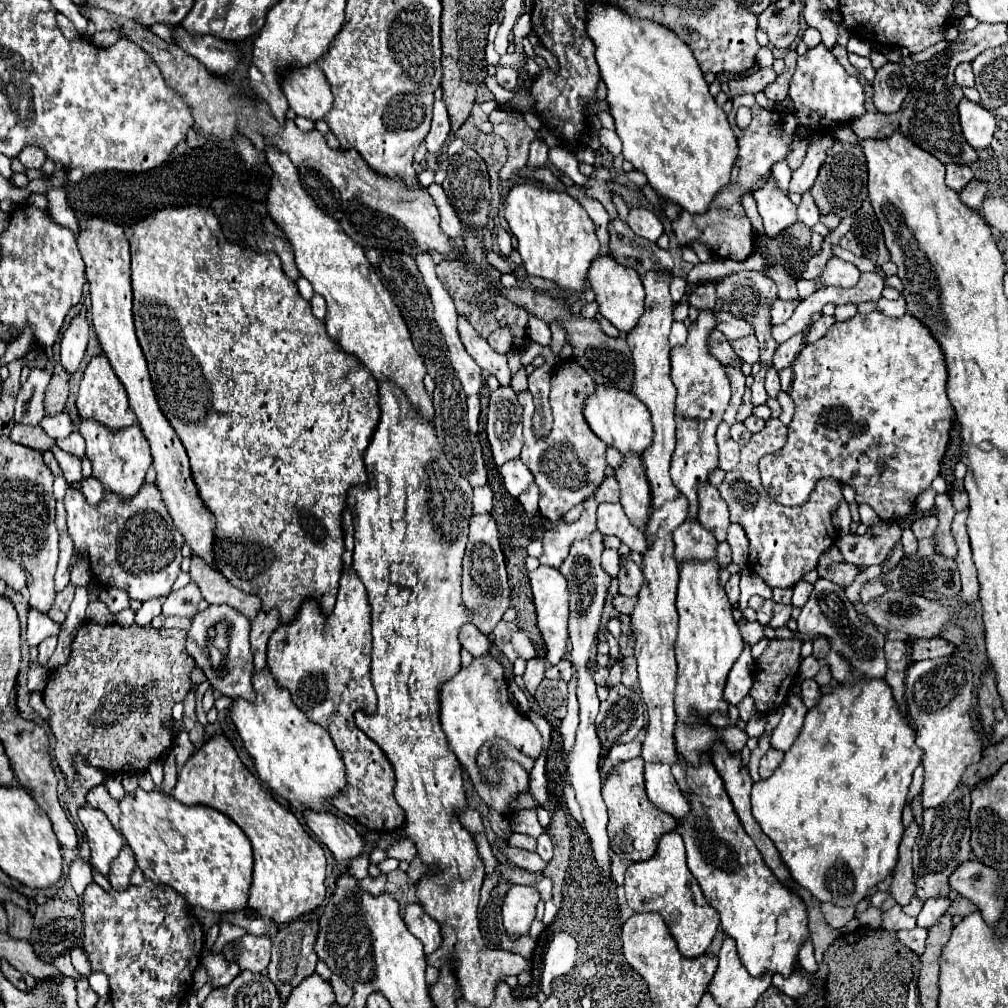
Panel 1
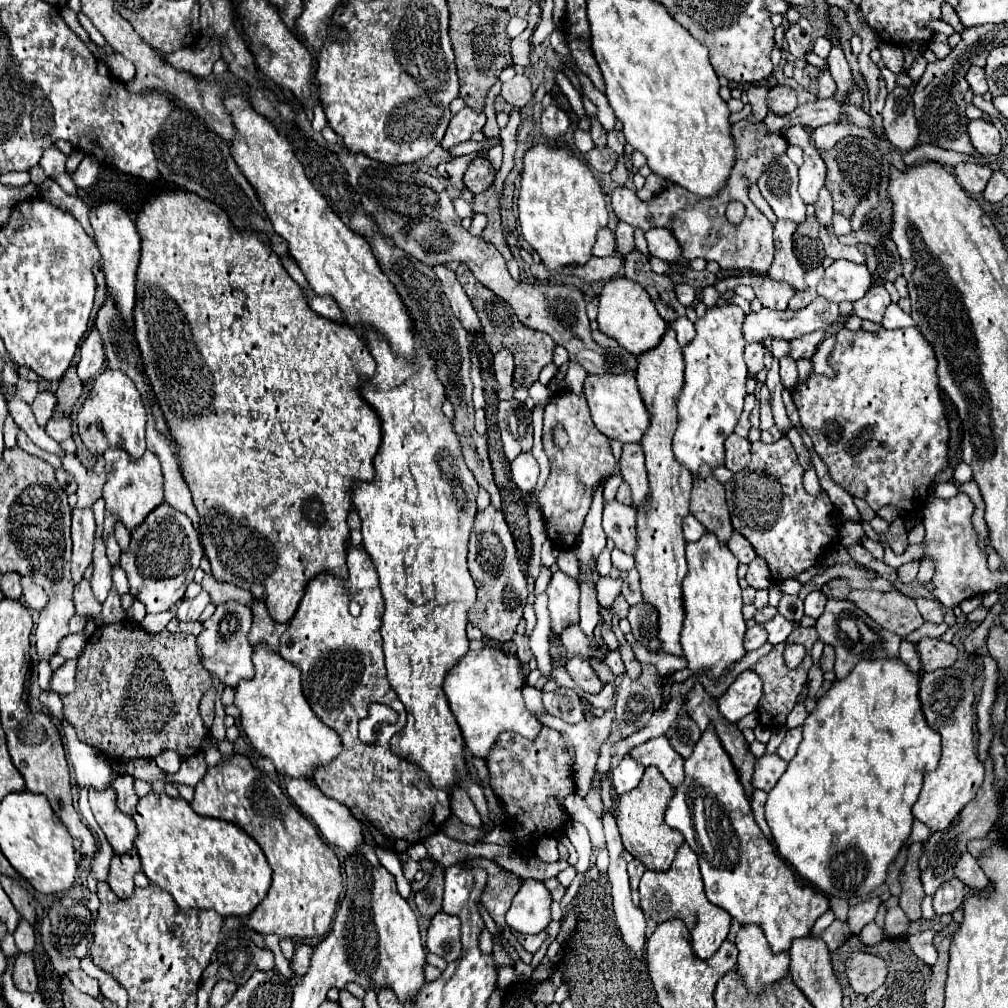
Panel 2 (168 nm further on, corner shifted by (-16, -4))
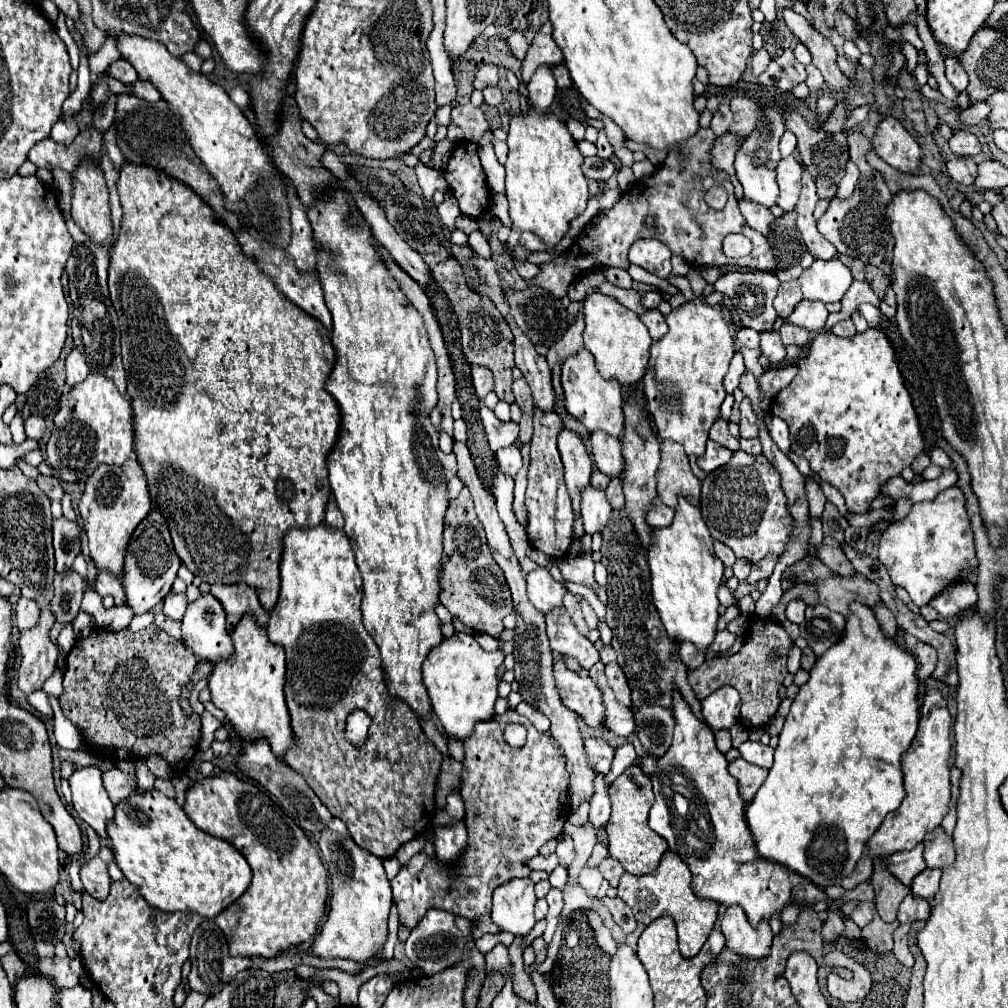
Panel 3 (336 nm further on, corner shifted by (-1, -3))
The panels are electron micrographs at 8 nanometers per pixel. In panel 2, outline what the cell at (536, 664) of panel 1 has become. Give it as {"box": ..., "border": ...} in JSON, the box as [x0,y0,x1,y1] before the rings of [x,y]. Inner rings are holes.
{"box":[530,594,554,676],"border":[[[538,594],[536,602],[534,602],[534,610],[538,616],[538,624],[534,628],[534,632],[530,634],[530,648],[534,652],[534,658],[538,660],[538,670],[542,672],[542,676],[550,676],[554,672],[554,664],[550,658],[550,618],[548,618],[548,598],[546,594]]]}

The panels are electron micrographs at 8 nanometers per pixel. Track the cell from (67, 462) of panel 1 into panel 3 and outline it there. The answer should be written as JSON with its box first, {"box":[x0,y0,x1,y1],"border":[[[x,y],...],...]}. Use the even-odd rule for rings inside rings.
{"box":[53,517,81,573],"border":[[[61,517],[53,521],[53,549],[55,549],[55,561],[57,561],[57,573],[63,573],[65,569],[71,569],[73,559],[81,553],[79,543],[79,525]]]}

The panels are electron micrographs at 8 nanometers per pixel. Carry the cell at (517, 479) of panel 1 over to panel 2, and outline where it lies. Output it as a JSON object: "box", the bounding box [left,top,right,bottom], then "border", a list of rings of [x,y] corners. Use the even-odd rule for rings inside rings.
{"box":[510,452,538,494],"border":[[[524,452],[516,460],[512,460],[510,468],[512,468],[512,478],[516,486],[524,494],[530,494],[530,490],[536,486],[536,480],[538,480],[538,464],[534,456],[530,452]]]}

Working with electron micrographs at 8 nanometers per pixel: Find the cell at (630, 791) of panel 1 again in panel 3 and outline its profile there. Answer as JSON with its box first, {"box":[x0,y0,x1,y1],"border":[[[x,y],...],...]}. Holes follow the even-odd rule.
{"box":[605,765,667,875],"border":[[[637,765],[627,767],[611,783],[609,799],[611,799],[611,819],[605,827],[607,839],[609,839],[609,855],[617,859],[625,867],[625,871],[629,871],[631,875],[653,873],[659,865],[661,855],[667,851],[667,845],[665,845],[665,839],[659,837],[647,825],[647,815],[653,805],[653,791],[651,791],[649,777]]]}

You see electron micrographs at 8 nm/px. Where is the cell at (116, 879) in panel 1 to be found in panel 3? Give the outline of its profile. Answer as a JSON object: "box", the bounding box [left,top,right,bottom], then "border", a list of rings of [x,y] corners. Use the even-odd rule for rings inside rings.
{"box":[79,843,113,901],"border":[[[103,843],[101,849],[99,849],[99,853],[97,853],[93,859],[85,861],[85,863],[81,865],[81,871],[79,871],[81,881],[83,881],[83,885],[85,885],[85,891],[87,891],[91,897],[99,899],[99,901],[103,901],[103,899],[109,895],[111,877],[109,877],[109,873],[107,873],[107,865],[109,865],[111,861],[113,861],[113,851]]]}

